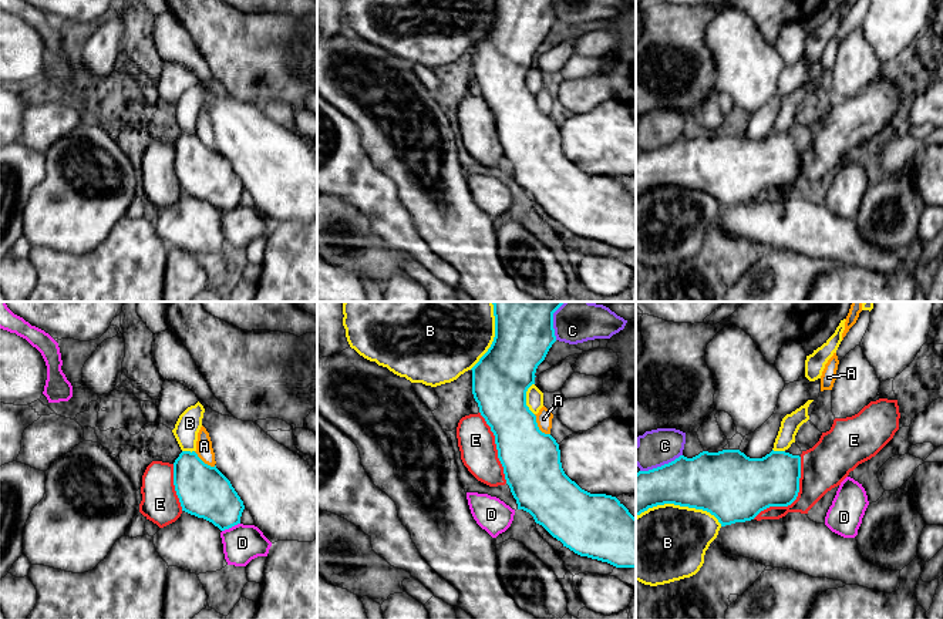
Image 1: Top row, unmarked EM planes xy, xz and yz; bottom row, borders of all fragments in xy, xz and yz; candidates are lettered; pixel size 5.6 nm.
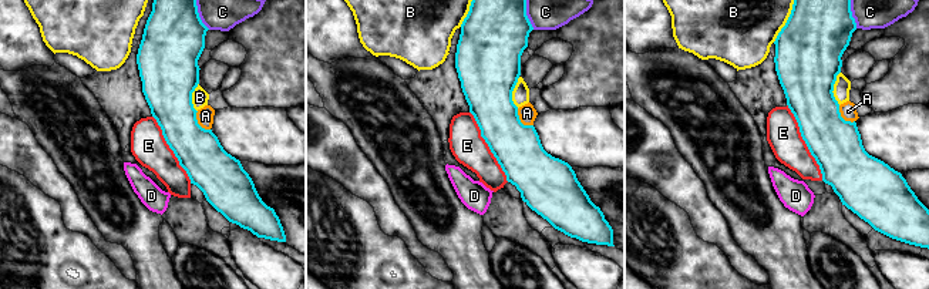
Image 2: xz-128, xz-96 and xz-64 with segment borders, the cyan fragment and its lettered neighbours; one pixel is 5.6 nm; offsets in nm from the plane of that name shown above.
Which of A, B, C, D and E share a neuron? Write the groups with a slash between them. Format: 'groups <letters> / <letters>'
groups A / B / C / D / E

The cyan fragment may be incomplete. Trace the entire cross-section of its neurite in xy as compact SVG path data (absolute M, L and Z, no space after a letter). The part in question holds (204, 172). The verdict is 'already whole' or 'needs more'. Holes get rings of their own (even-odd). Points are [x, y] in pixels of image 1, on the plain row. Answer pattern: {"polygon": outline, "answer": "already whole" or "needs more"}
{"polygon": "M182 132L174 145L152 142L142 157L141 175L139 194L159 209L175 203L185 192L225 212L240 205L245 191L230 162L216 147L205 145L195 132Z", "answer": "needs more"}

